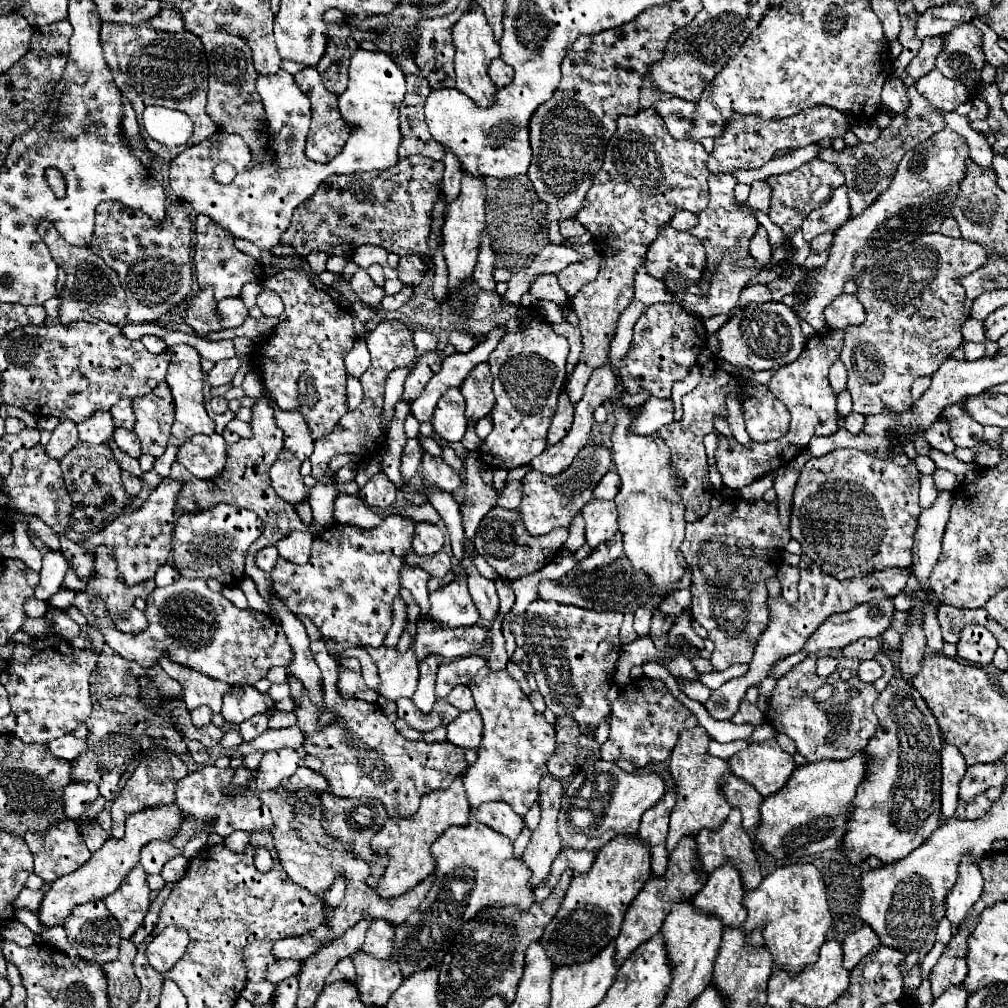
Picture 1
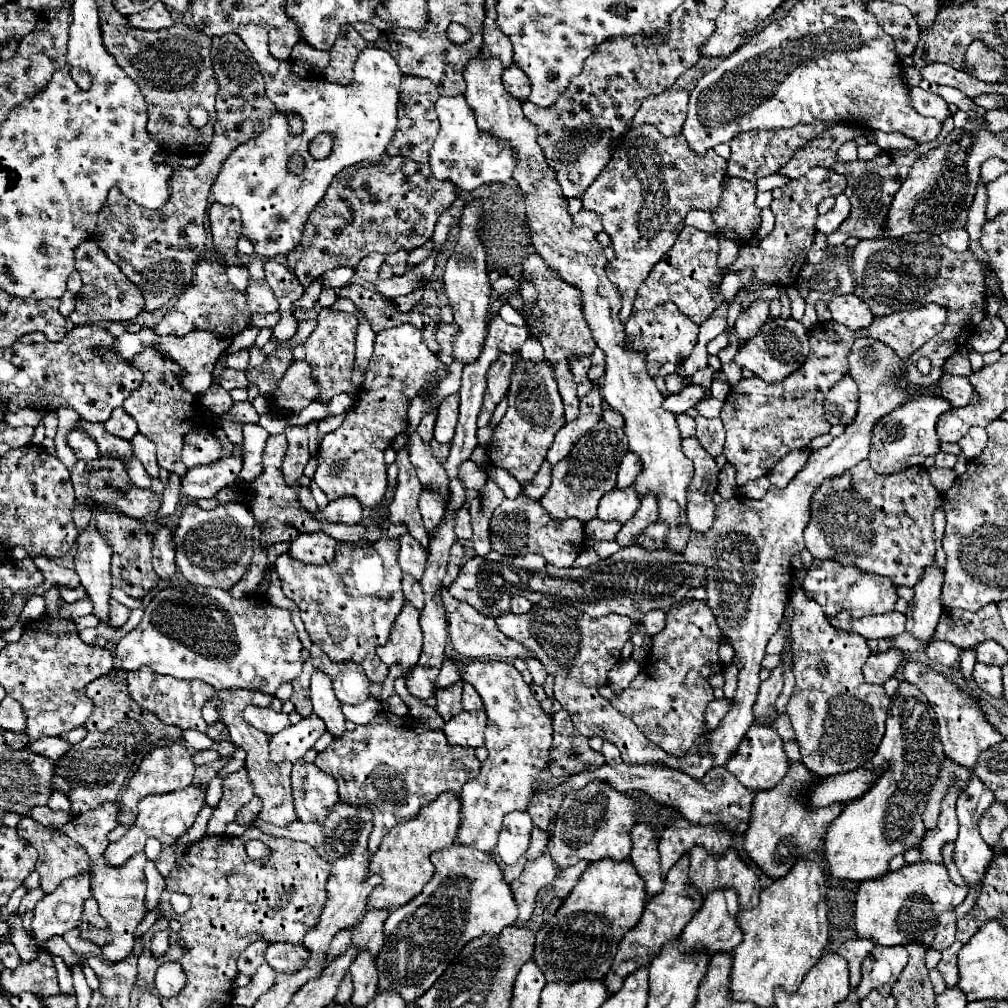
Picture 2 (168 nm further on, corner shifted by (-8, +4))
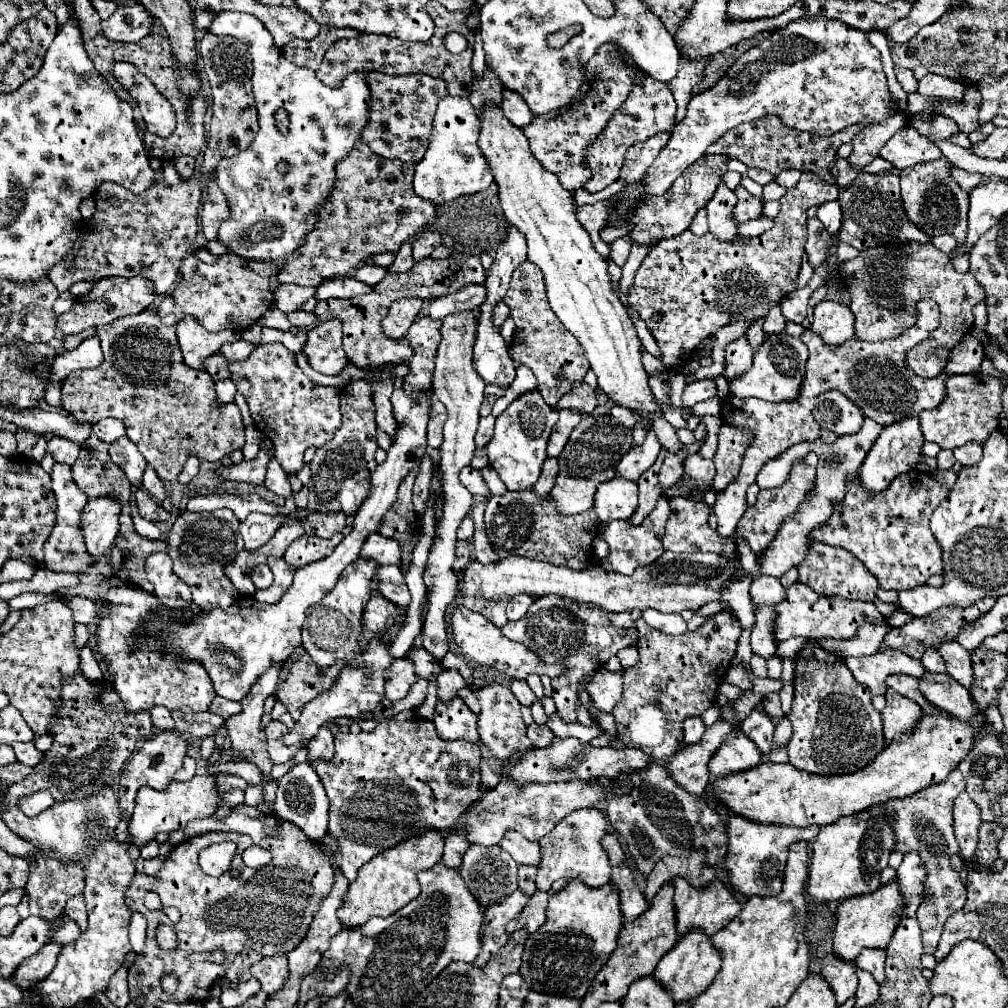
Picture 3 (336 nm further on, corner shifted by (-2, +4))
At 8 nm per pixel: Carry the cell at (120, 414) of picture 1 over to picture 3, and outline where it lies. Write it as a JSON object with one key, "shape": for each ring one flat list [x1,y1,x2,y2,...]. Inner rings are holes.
{"shape":[[102,419,98,423,92,425,92,431,98,439,106,441,106,443,114,443,116,439,126,435,126,429,122,427,122,423,118,423,116,419]]}

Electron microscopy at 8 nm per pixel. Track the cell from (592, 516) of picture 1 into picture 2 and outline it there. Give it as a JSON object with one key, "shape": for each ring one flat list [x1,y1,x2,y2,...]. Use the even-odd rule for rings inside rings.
{"shape":[[632,487,624,489,624,491,614,489,600,499,598,517,602,521,618,521,624,525,626,521,632,519,632,515,636,513,638,507,640,507,640,499,638,499,636,491,632,491]]}

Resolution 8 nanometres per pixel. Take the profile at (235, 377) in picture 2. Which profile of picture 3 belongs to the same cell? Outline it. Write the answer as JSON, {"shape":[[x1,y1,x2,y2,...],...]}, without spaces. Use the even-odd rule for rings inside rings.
{"shape":[[214,353,214,355,210,355,210,357,204,361,204,371,206,371,206,373,210,373,214,381,230,377,228,361,224,359,224,355,222,355,222,353]]}

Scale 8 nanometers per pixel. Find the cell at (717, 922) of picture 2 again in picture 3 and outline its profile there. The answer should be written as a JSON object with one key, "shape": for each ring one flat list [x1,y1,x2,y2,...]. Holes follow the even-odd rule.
{"shape":[[690,931,688,935,682,937,682,941,678,941,674,945,672,951,668,951,662,961,658,963,656,971,652,973,652,977,662,983,662,987,666,987,666,991,670,993,670,997,674,999,674,1003,684,1003,684,1001,692,1001,698,995,702,995,708,985,712,983,712,979,716,977,718,969,722,965,722,957,720,953,712,947,710,937,702,935,700,931]]}

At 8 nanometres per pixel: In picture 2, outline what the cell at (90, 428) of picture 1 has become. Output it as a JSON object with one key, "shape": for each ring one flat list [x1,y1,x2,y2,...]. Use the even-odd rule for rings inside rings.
{"shape":[[74,429,74,431,68,435,68,443,70,443,70,447,74,449,74,453,76,453,78,459,90,461,90,459,100,457,96,439,92,439,92,435,88,435,88,433,82,431,82,429]]}

